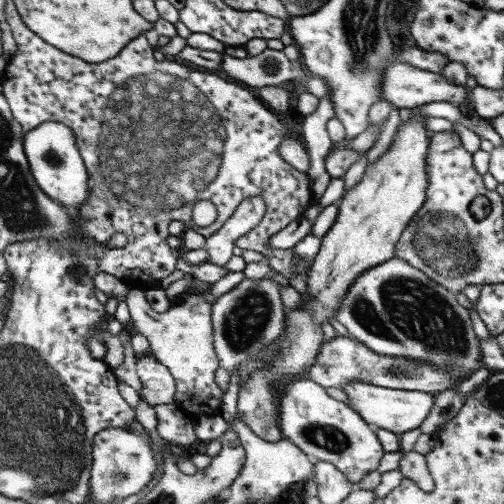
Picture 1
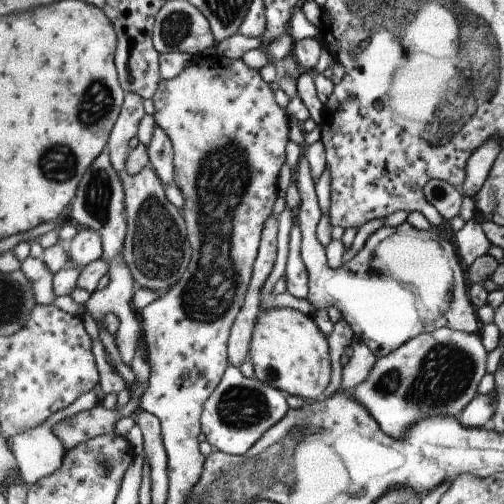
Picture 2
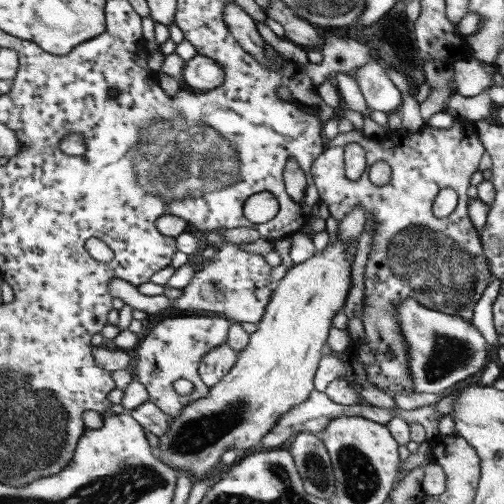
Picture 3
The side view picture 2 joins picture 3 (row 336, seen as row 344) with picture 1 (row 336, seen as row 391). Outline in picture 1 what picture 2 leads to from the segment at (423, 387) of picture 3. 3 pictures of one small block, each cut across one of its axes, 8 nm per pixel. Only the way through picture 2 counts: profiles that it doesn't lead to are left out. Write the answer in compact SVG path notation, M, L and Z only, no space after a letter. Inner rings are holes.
M391 258L373 270L365 270L353 286L349 286L345 294L345 302L341 302L341 308L335 316L339 324L343 324L351 338L365 344L369 350L381 356L389 358L407 358L411 362L419 364L429 364L435 366L439 372L449 374L453 380L465 380L469 374L479 370L481 364L481 348L479 348L479 338L473 334L471 320L469 320L469 310L461 306L455 298L455 294L431 278L427 278L421 270L409 266L401 258Z

